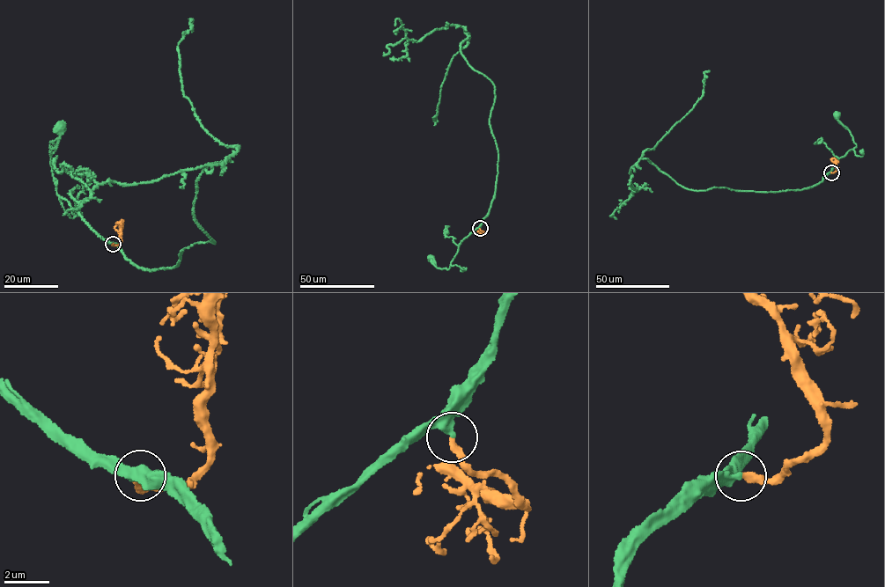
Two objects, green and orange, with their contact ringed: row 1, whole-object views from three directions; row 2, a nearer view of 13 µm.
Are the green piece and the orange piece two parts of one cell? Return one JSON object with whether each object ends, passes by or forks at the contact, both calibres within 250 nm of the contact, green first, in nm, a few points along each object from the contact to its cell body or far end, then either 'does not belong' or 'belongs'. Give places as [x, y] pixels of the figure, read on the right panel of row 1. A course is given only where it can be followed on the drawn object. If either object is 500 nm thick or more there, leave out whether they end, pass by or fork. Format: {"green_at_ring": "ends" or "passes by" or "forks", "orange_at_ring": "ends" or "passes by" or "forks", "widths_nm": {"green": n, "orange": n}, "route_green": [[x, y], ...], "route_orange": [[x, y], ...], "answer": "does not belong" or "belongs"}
{"green_at_ring": "passes by", "orange_at_ring": "ends", "widths_nm": {"green": 360, "orange": 300}, "route_green": [[831, 172], [837, 161], [856, 146], [850, 131], [837, 119], [837, 114]], "route_orange": [[831, 172], [836, 170], [834, 158], [836, 161]], "answer": "belongs"}

